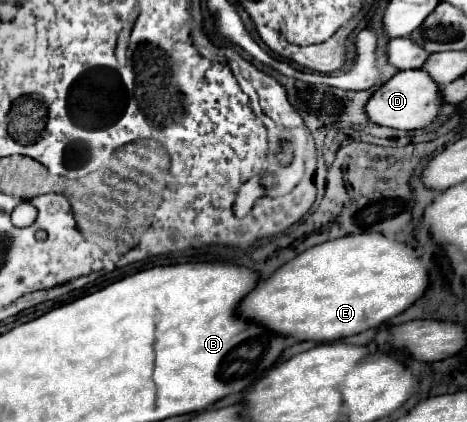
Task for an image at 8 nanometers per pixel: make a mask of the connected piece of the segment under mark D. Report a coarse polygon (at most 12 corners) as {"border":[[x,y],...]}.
{"border":[[403,70],[373,92],[373,124],[417,130],[435,120],[439,86]]}

